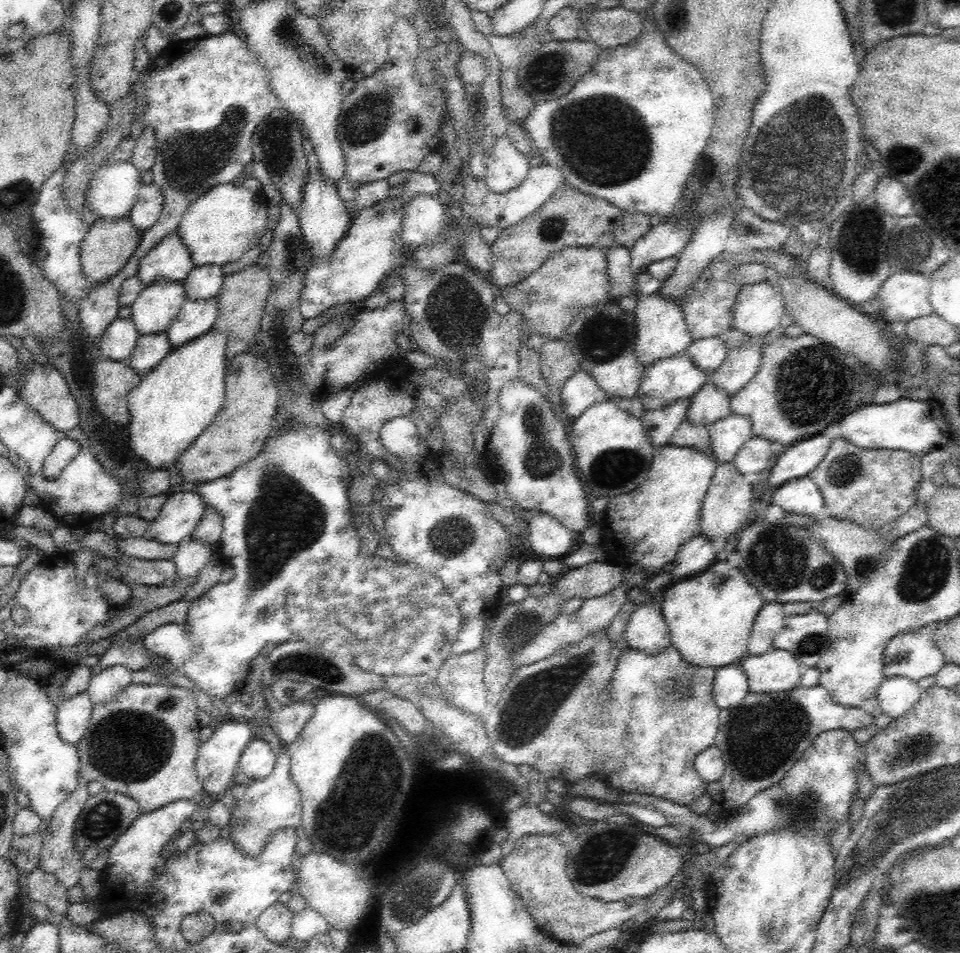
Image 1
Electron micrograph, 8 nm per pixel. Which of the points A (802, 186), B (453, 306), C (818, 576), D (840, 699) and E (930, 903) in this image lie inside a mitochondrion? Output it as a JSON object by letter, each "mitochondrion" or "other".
{"A":"mitochondrion","B":"mitochondrion","C":"mitochondrion","D":"other","E":"other"}

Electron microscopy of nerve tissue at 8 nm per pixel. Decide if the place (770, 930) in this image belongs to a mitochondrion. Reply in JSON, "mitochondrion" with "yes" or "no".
{"mitochondrion":"yes"}

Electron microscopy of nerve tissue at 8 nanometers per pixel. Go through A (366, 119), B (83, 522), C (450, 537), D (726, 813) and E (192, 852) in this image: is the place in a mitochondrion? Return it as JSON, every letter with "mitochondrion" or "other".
{"A":"mitochondrion","B":"other","C":"mitochondrion","D":"other","E":"other"}

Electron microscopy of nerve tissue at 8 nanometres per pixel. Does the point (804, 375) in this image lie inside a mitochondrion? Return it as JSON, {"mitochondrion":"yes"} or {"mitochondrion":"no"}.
{"mitochondrion":"yes"}

